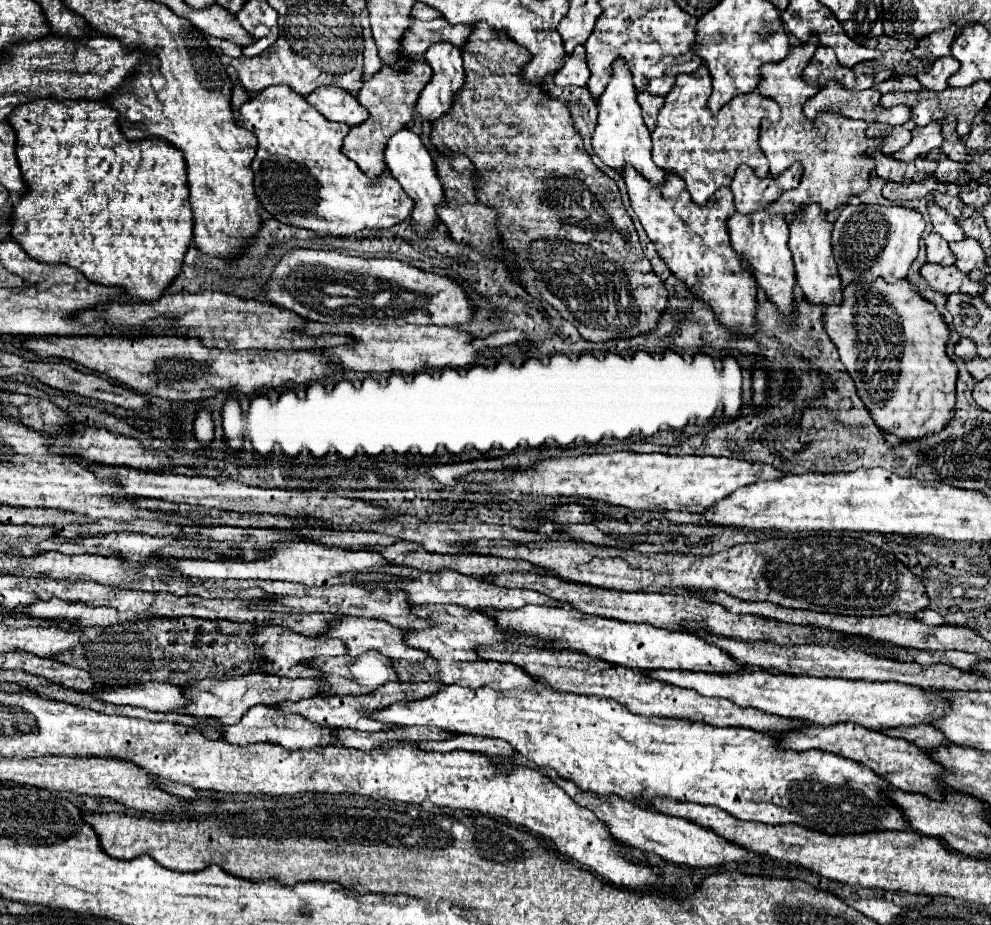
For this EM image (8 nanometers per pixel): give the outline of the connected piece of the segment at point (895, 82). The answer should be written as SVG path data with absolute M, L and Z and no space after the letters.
M897 74L897 76L893 76L893 78L885 80L885 82L881 82L881 84L875 84L873 88L877 88L881 94L887 94L887 92L907 92L907 90L917 92L917 90L921 90L923 86L921 86L921 82L919 82L915 76Z

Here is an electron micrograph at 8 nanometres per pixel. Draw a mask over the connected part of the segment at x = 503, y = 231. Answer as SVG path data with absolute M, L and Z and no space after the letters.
M483 20L473 24L473 30L471 30L471 34L469 34L469 38L465 42L465 48L461 50L461 58L463 58L463 68L465 68L465 84L455 94L455 100L453 100L449 112L443 114L441 118L437 118L431 124L429 140L443 154L465 154L473 162L473 166L475 166L475 172L473 172L475 196L477 196L479 204L483 204L487 208L493 208L499 214L499 218L497 218L499 238L501 238L501 244L509 252L519 256L519 262L521 262L519 264L519 268L521 268L519 280L521 280L521 286L531 296L549 302L555 310L559 310L559 314L563 318L571 320L571 324L575 324L575 328L579 330L579 334L585 340L605 342L605 340L611 340L611 338L633 338L633 336L639 336L639 334L645 334L645 332L653 330L657 320L659 320L659 312L663 312L663 308L667 308L667 290L665 290L663 282L655 276L649 260L643 254L637 230L633 226L633 220L625 212L625 206L621 202L621 194L619 194L617 184L591 162L591 156L583 148L581 136L573 128L573 122L571 122L571 116L567 112L565 102L563 100L553 100L553 98L547 96L547 92L543 88L531 88L531 84L521 80L519 72L521 72L523 64L527 64L527 60L531 60L529 52L523 46L515 44L511 38L497 36L495 30L487 22L483 22Z

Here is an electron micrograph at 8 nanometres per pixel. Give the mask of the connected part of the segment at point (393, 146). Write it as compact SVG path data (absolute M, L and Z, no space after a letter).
M401 128L397 130L385 150L385 164L387 164L387 170L397 178L397 182L401 184L401 188L407 192L409 198L413 198L415 202L415 208L413 208L413 226L419 234L427 234L433 226L437 226L437 212L435 212L435 206L443 204L445 202L445 196L443 196L443 188L441 188L441 182L437 180L437 174L435 174L435 164L433 164L433 158L431 154L427 152L427 148L423 146L421 138L409 130L409 128Z

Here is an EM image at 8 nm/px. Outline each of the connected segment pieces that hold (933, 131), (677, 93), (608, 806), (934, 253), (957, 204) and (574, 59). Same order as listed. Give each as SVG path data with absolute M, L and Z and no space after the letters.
M931 122L927 126L913 128L911 134L913 134L911 142L905 148L901 148L899 152L895 152L897 160L915 160L915 156L923 156L929 150L939 148L941 142L943 142L941 124L939 122Z
M705 64L691 74L677 76L671 92L665 96L665 104L659 110L655 126L655 164L681 176L697 204L705 204L717 188L729 186L739 164L751 166L759 178L769 176L767 158L759 148L759 124L761 118L779 114L779 110L775 112L779 104L757 92L739 94L713 114L707 108L709 90L711 74Z
M543 770L559 788L563 788L571 798L577 800L579 806L589 808L601 822L609 826L609 832L615 834L617 840L623 840L627 846L635 846L645 854L657 854L667 862L673 864L685 864L689 868L709 868L709 866L723 866L729 862L759 862L761 856L725 840L723 836L715 834L709 828L703 828L691 820L683 820L677 816L669 816L663 812L657 812L653 808L643 808L637 804L631 804L629 800L619 800L619 796L595 796L595 792L583 792L569 780L563 780L561 776L555 776L555 772Z
M931 232L925 238L925 246L927 246L927 262L939 262L943 266L955 264L955 254L951 252L949 244L937 232Z
M959 196L951 198L951 202L947 204L947 211L952 216L955 216L955 218L961 218L961 216L973 216L973 214L975 214L975 208L971 208L971 206L963 204Z
M577 46L571 56L567 56L563 68L555 72L553 82L557 86L585 86L589 80L589 68L585 62L585 46Z

